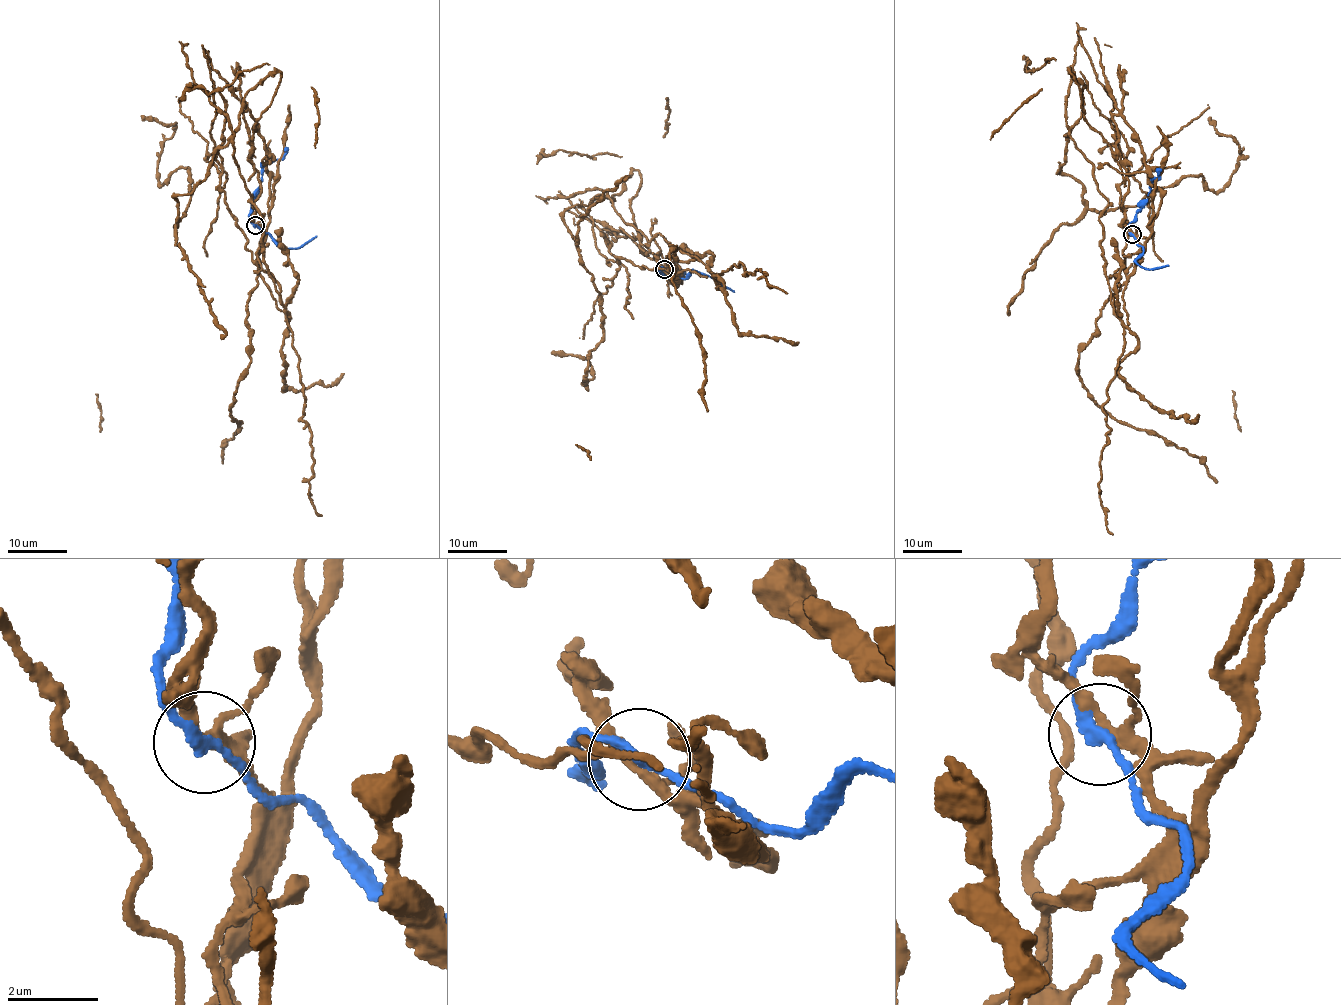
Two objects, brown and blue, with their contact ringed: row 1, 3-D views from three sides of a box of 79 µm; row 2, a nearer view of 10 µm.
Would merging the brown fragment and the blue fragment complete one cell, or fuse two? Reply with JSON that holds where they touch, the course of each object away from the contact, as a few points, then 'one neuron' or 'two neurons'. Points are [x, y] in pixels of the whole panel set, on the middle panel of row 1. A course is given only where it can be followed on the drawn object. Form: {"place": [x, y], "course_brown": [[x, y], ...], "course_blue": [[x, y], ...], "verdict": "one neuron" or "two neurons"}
{"place": [664, 269], "course_brown": [[663, 269], [694, 257], [608, 198], [564, 212], [603, 338], [586, 383], [586, 360], [552, 352]], "course_blue": [[663, 269], [656, 266], [662, 274], [680, 276], [685, 270]], "verdict": "two neurons"}

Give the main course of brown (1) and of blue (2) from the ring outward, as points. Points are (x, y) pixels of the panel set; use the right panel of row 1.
1: (1132, 234), (1111, 300), (1066, 133), (1107, 211), (1219, 192), (1241, 154), (1209, 117)
2: (1132, 234), (1129, 224), (1140, 205), (1147, 199), (1153, 180), (1159, 178), (1158, 170)

